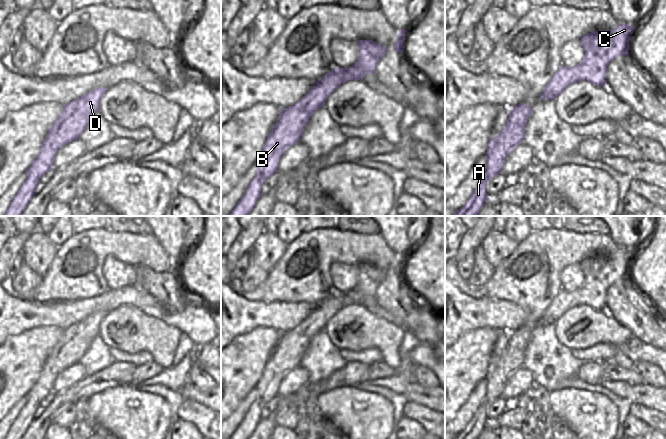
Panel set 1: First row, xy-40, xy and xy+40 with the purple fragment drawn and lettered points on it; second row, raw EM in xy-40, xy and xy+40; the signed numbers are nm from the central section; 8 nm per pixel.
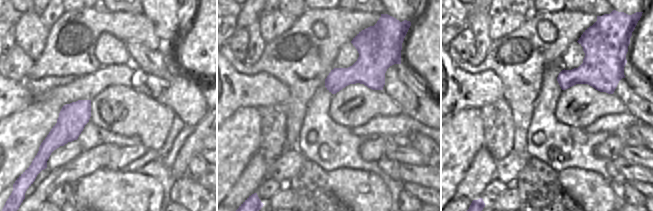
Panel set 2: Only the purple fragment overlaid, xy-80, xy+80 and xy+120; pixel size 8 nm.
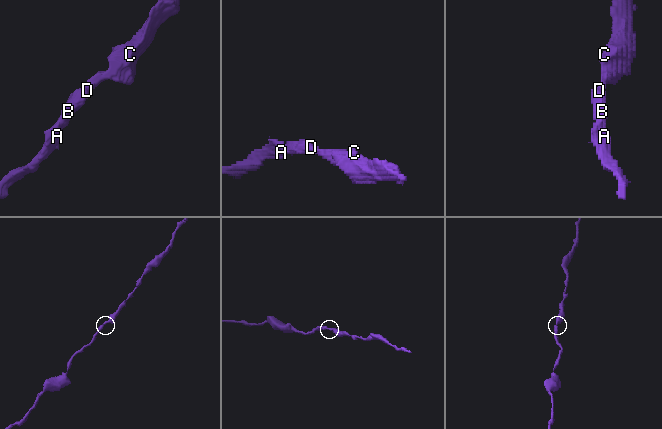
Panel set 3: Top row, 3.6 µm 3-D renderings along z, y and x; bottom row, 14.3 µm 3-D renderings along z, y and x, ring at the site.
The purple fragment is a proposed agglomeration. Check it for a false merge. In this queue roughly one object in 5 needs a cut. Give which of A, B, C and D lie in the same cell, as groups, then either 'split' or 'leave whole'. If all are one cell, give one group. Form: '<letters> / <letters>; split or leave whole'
A B C D; leave whole

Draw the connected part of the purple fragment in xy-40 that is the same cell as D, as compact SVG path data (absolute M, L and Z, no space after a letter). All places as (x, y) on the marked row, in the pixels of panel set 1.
M96 88L63 106L59 117L49 129L41 149L29 166L27 179L11 201L4 216L20 216L36 194L39 179L53 168L53 159L58 150L78 139L93 115L99 109L99 101L107 88Z

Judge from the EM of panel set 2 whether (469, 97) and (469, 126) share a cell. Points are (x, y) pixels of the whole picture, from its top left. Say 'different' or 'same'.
different

